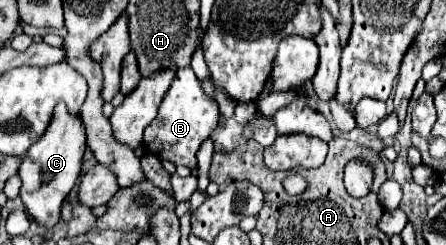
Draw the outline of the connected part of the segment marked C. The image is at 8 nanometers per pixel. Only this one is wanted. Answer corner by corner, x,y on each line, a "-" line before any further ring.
57,103
49,129
39,137
37,143
29,147
19,167
19,177
23,181
19,197
23,199
27,213
39,225
45,225
45,227
57,225
61,203
69,195
69,191
73,189
81,173
83,153
85,153
85,127
81,117
69,113
65,103

